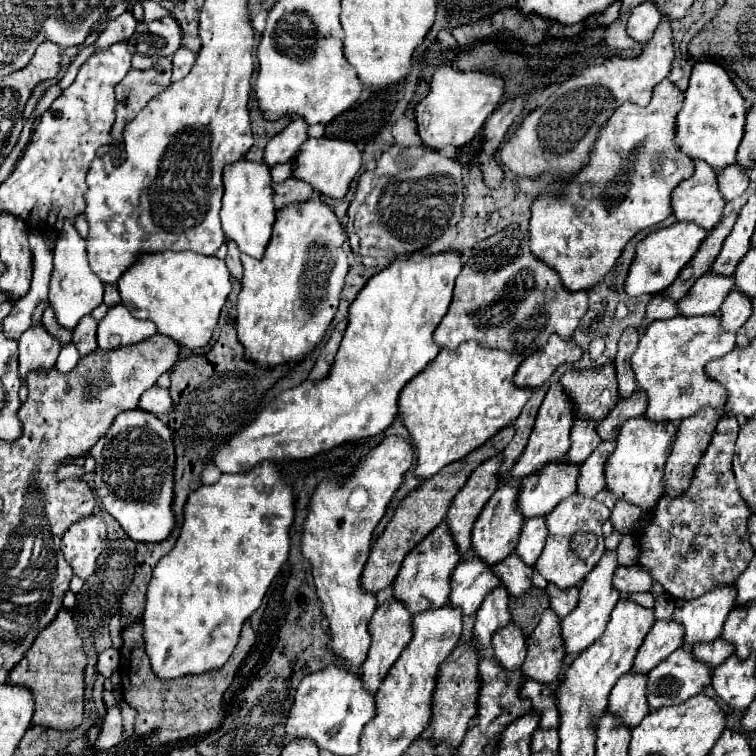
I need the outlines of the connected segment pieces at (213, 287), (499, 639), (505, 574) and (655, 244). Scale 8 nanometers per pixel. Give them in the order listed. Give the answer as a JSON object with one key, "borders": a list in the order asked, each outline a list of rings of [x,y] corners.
{"borders":[[[[188,250],[162,252],[158,256],[142,256],[130,272],[124,272],[118,280],[122,304],[140,320],[156,324],[158,332],[170,336],[178,346],[196,350],[204,348],[214,334],[220,318],[220,310],[232,290],[230,272],[224,260],[216,256],[204,256]]],[[[510,622],[508,626],[500,628],[492,636],[492,648],[494,648],[494,656],[496,656],[498,664],[502,664],[502,668],[506,668],[506,670],[520,668],[526,658],[526,636],[524,636],[522,628],[518,628],[516,624]]],[[[510,554],[508,558],[494,564],[494,572],[498,572],[502,586],[508,590],[510,596],[520,596],[532,586],[534,568],[518,560],[518,554]]],[[[676,222],[670,228],[662,228],[650,236],[646,236],[636,248],[636,258],[634,258],[628,278],[626,278],[626,294],[642,296],[642,294],[664,292],[676,280],[680,270],[690,262],[690,258],[698,252],[698,248],[706,236],[708,236],[708,230],[700,228],[694,222]]]]}

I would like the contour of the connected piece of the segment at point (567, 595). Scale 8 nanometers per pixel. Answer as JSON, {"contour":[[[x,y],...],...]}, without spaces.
{"contour":[[[548,584],[546,592],[550,594],[550,608],[560,616],[568,616],[568,612],[572,612],[578,604],[578,588],[558,588],[556,584]]]}

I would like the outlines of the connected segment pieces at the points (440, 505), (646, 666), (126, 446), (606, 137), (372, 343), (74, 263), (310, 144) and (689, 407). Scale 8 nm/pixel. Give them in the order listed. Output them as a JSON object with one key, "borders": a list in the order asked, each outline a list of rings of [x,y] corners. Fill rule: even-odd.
{"borders":[[[[508,424],[506,428],[502,428],[496,436],[492,436],[486,444],[482,444],[482,448],[476,448],[470,456],[454,462],[454,464],[448,464],[446,468],[442,468],[438,474],[434,474],[432,478],[424,480],[420,484],[418,490],[410,492],[402,502],[400,506],[396,508],[392,520],[386,524],[384,532],[376,538],[374,546],[372,546],[372,552],[370,552],[370,558],[364,566],[364,572],[362,572],[362,586],[370,592],[378,592],[386,586],[390,586],[400,570],[400,564],[402,560],[406,558],[406,554],[420,542],[424,540],[424,536],[428,536],[444,518],[446,518],[446,512],[454,500],[454,496],[464,488],[468,476],[482,464],[486,462],[488,458],[492,456],[498,456],[506,446],[508,442],[514,438],[514,424]]],[[[658,620],[654,628],[648,632],[642,648],[638,650],[634,672],[648,674],[654,666],[658,666],[664,658],[668,658],[674,650],[684,646],[684,626],[676,620]]],[[[126,410],[88,454],[96,460],[94,482],[102,506],[118,520],[128,538],[152,544],[166,540],[176,526],[172,512],[176,454],[170,428],[150,412]]],[[[662,80],[654,88],[652,100],[646,108],[640,108],[630,102],[622,104],[602,126],[600,136],[590,150],[586,168],[570,176],[558,188],[550,186],[540,190],[538,198],[532,202],[530,250],[536,258],[542,258],[544,264],[548,264],[560,274],[564,286],[570,292],[588,290],[596,282],[600,282],[620,258],[630,238],[634,238],[640,230],[666,220],[672,214],[672,190],[682,180],[690,178],[694,172],[694,160],[686,156],[674,140],[676,116],[682,108],[682,102],[684,92],[670,80]]],[[[446,252],[424,256],[422,260],[394,260],[386,270],[372,276],[350,306],[348,328],[328,376],[318,382],[306,380],[296,388],[280,392],[248,426],[236,432],[228,444],[214,452],[212,462],[220,472],[244,472],[262,460],[280,462],[282,454],[284,460],[306,460],[344,442],[382,434],[398,414],[398,396],[402,388],[440,352],[432,334],[450,306],[454,280],[460,270],[460,254]]],[[[64,220],[64,228],[54,246],[54,270],[52,270],[50,292],[48,292],[48,300],[54,310],[56,322],[62,328],[74,330],[76,324],[84,316],[92,314],[92,310],[102,304],[102,296],[104,296],[104,284],[98,280],[98,276],[94,276],[94,272],[88,266],[84,238],[78,236],[78,232],[70,220]]],[[[308,138],[300,146],[300,150],[294,158],[296,170],[292,170],[292,178],[308,182],[322,196],[342,198],[342,196],[346,196],[350,182],[354,180],[354,176],[360,170],[360,158],[362,156],[352,142],[334,140],[334,138]]],[[[676,316],[670,320],[654,320],[646,326],[636,352],[632,354],[632,368],[638,388],[648,394],[646,418],[654,422],[684,420],[698,412],[698,408],[722,408],[726,404],[726,388],[706,376],[704,366],[736,348],[736,332],[720,328],[720,316]]]]}

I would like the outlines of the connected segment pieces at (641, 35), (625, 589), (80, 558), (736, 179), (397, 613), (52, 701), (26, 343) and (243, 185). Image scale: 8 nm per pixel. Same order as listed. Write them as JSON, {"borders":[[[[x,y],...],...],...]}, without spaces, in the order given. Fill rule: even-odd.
{"borders":[[[[644,2],[632,10],[626,24],[626,32],[632,40],[646,44],[654,36],[654,30],[660,24],[660,18],[662,16],[658,16],[658,8],[654,8],[654,4],[650,2]]],[[[640,564],[628,566],[628,568],[618,568],[614,576],[614,586],[622,594],[632,594],[632,592],[650,592],[654,584],[654,578],[650,576],[648,570],[644,570]]],[[[86,516],[74,522],[64,538],[62,538],[62,552],[66,562],[72,566],[74,574],[86,580],[96,570],[96,560],[106,548],[106,524],[100,516]]],[[[730,164],[730,168],[724,168],[722,172],[718,172],[718,184],[720,184],[720,192],[724,194],[724,198],[732,200],[744,194],[744,190],[748,188],[750,184],[748,170],[744,170],[740,164]]],[[[398,600],[380,604],[372,616],[370,634],[372,634],[372,644],[368,650],[368,658],[362,664],[362,680],[364,680],[366,688],[372,688],[372,692],[376,692],[380,688],[386,672],[390,670],[390,666],[398,660],[400,652],[412,640],[412,614],[408,612],[408,608],[404,604],[398,604]]],[[[60,610],[54,624],[40,632],[36,644],[20,660],[18,666],[8,676],[14,686],[24,686],[34,696],[34,718],[32,726],[54,728],[54,730],[74,730],[82,724],[84,712],[84,668],[86,654],[82,650],[82,638],[76,632],[74,620],[68,610]]],[[[44,326],[28,328],[18,340],[22,382],[30,372],[54,368],[58,354],[60,354],[60,342],[52,334],[48,334]]],[[[240,160],[238,164],[224,168],[224,198],[222,198],[222,230],[228,240],[236,242],[240,252],[250,254],[254,258],[262,258],[272,236],[272,224],[276,220],[274,208],[274,190],[270,180],[270,170],[266,164]]]]}

